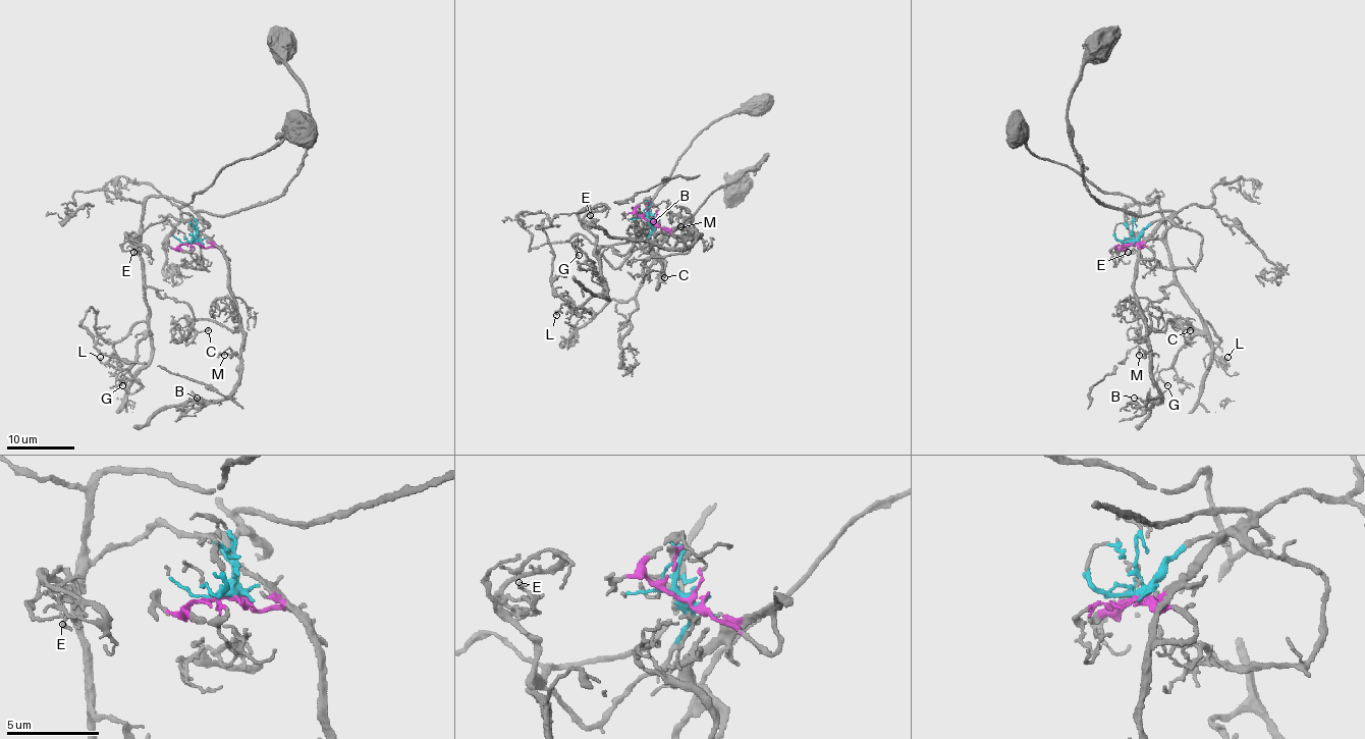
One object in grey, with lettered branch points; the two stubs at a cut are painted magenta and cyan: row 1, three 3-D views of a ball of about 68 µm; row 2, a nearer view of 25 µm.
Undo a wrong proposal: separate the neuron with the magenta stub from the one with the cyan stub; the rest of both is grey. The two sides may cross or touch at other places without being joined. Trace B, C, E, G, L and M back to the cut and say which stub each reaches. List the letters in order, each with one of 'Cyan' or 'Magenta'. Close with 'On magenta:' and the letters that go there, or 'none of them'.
B: Magenta
C: Magenta
E: Cyan
G: Cyan
L: Cyan
M: Magenta
On magenta: B, C, M

